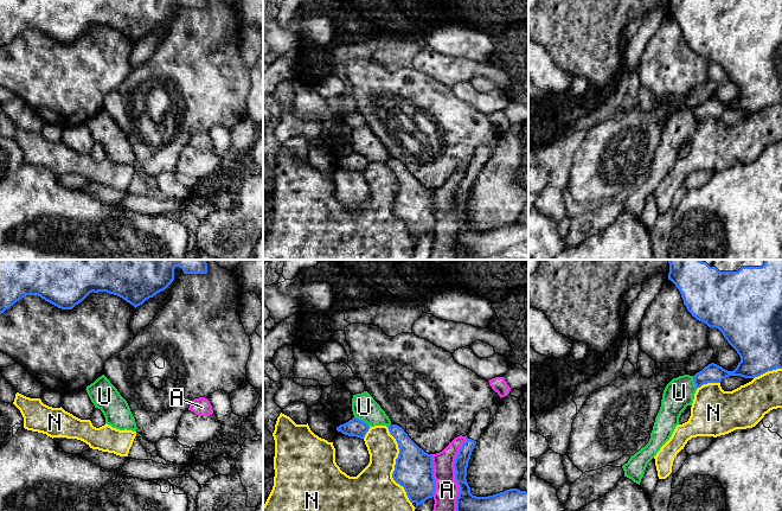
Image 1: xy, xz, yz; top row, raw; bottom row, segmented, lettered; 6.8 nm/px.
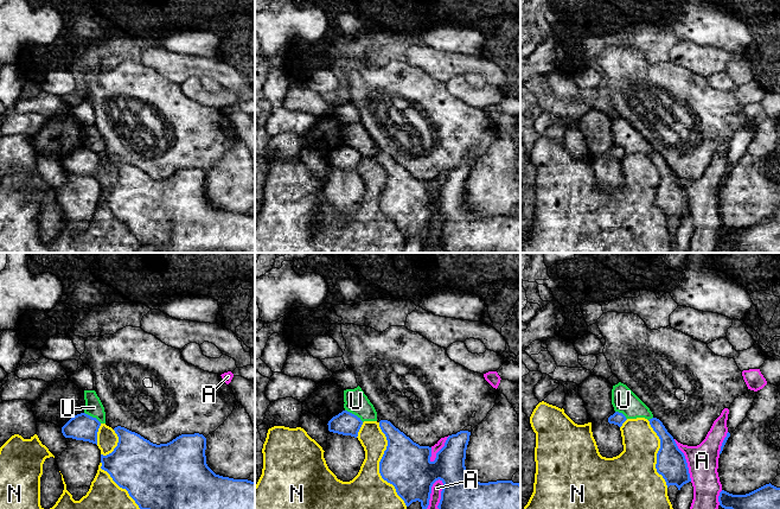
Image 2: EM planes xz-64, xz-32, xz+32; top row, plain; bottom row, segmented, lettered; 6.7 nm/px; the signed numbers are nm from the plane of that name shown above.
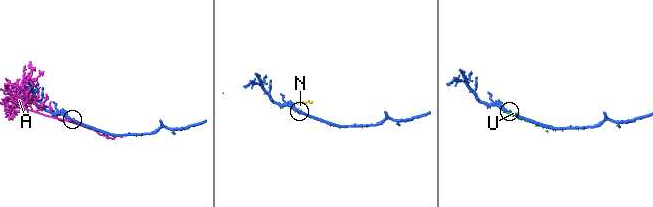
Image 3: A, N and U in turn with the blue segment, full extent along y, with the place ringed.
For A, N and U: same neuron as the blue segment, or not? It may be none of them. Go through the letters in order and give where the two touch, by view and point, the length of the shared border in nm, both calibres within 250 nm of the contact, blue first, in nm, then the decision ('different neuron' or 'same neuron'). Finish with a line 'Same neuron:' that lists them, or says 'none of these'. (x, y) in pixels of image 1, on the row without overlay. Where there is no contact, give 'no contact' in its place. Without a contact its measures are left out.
A: meets blue in xz at (456, 216); contact 600 nm long; 240 nm thick on the blue side, 160 nm on the other; different neuron
N: meets blue in xz at (395, 200); contact 550 nm long; 260 nm thick on the blue side, 360 nm on the other; different neuron
U: meets blue in xz at (361, 154); contact 130 nm long; 120 nm thick on the blue side, 170 nm on the other; different neuron
Same neuron: none of these

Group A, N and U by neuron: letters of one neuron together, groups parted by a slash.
A U / N

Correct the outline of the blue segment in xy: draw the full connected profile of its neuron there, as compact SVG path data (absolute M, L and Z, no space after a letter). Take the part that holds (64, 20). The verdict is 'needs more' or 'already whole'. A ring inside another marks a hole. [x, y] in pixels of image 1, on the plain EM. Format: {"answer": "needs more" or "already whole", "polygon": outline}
{"answer": "needs more", "polygon": "M0 0L0 49L26 30L38 30L58 43L72 44L92 26L117 30L136 43L165 25L175 12L206 7L207 0Z"}

